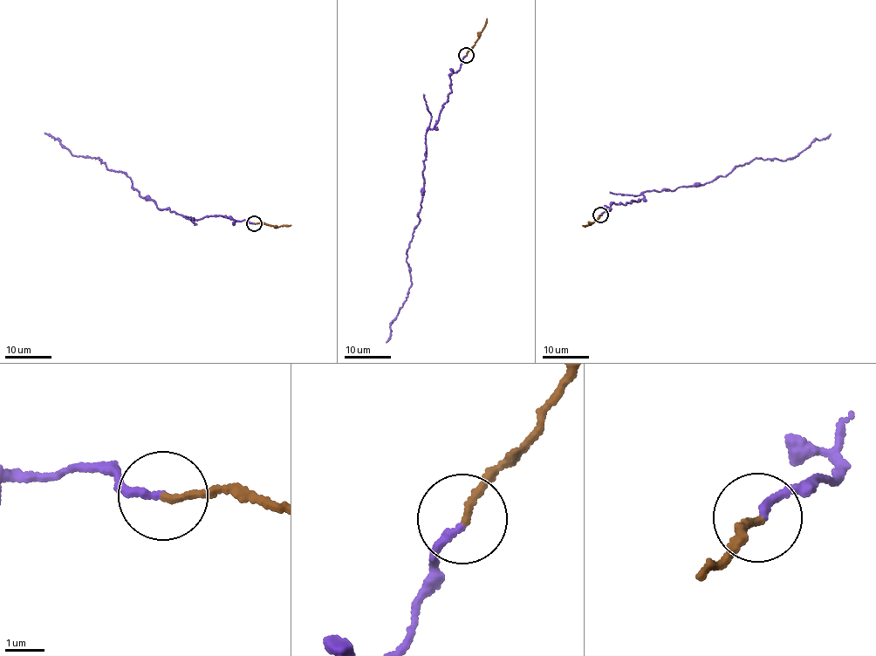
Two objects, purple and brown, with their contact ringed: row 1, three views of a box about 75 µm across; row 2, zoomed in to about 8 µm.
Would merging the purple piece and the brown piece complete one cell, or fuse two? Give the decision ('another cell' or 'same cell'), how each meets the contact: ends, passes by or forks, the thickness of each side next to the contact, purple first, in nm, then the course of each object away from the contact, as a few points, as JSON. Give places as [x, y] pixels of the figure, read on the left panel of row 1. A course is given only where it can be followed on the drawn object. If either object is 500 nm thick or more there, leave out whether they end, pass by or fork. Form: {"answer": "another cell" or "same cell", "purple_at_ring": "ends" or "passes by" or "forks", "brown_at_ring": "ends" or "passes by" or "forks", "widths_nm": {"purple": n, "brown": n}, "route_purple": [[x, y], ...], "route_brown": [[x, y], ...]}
{"answer": "same cell", "purple_at_ring": "ends", "brown_at_ring": "ends", "widths_nm": {"purple": 190, "brown": 190}, "route_purple": [[254, 222], [161, 209], [124, 172], [72, 154], [44, 132]], "route_brown": [[254, 222], [277, 227], [290, 225]]}

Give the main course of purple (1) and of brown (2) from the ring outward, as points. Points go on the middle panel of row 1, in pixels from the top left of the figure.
1: (466, 55), (450, 77), (451, 92), (426, 135), (419, 224), (407, 253), (412, 284), (386, 343)
2: (466, 55), (481, 34), (486, 17)

